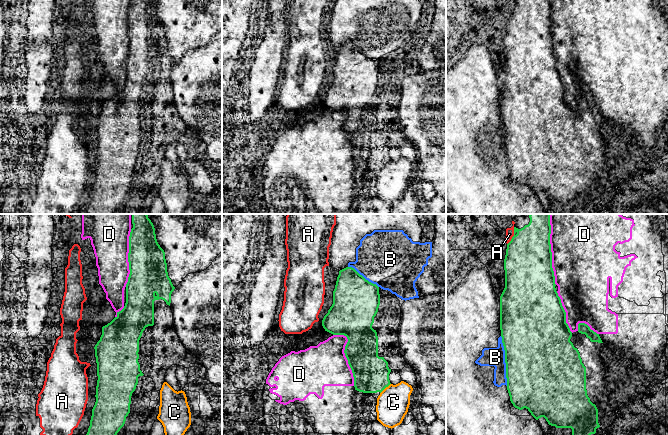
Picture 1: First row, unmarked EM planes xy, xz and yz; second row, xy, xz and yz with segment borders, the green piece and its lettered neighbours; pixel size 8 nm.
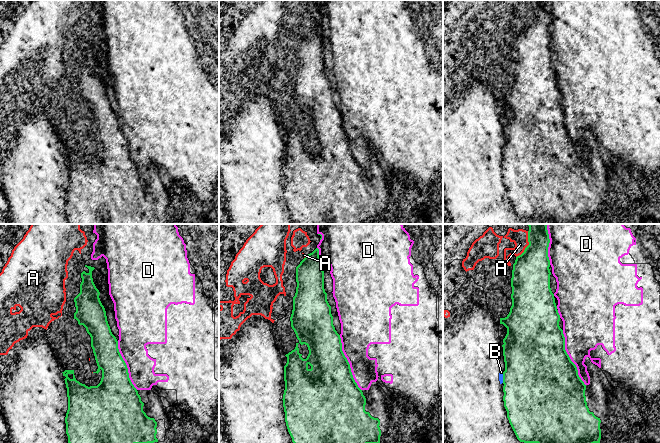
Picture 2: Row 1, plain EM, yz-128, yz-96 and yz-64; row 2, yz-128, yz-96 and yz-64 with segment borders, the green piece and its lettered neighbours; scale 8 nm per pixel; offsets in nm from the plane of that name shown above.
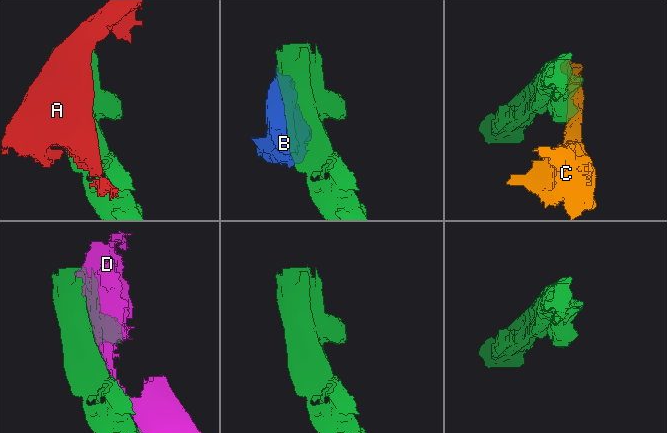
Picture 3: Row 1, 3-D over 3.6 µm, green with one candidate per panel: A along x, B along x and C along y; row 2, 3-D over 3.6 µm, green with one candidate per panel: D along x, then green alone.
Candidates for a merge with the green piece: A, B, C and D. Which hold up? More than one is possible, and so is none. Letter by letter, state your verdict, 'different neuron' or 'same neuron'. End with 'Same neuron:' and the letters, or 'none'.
A: different neuron
B: different neuron
C: different neuron
D: different neuron
Same neuron: none

